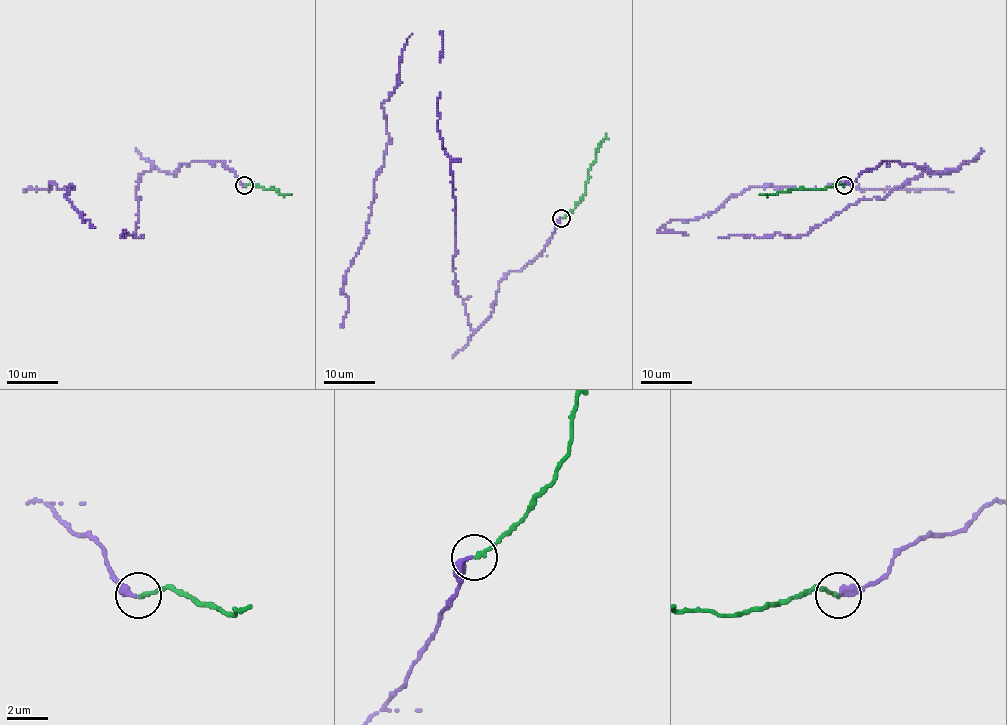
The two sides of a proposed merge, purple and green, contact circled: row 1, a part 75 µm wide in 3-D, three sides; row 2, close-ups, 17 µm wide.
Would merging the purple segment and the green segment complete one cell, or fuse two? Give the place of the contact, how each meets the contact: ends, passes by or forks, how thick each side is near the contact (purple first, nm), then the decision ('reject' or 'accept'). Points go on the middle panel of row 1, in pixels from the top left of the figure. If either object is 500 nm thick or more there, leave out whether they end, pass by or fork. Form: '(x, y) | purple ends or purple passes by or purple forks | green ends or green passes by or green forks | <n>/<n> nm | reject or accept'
(561, 218) | purple ends | green ends | 340/260 nm | accept

